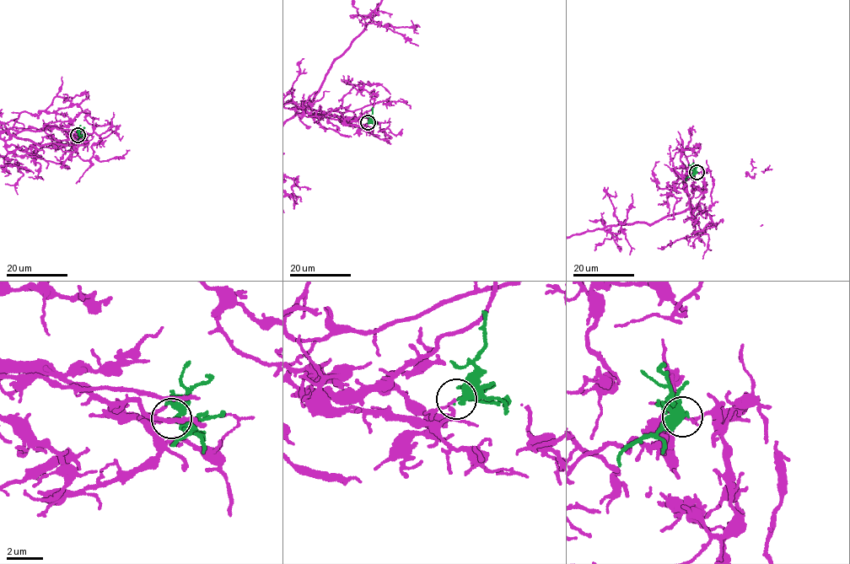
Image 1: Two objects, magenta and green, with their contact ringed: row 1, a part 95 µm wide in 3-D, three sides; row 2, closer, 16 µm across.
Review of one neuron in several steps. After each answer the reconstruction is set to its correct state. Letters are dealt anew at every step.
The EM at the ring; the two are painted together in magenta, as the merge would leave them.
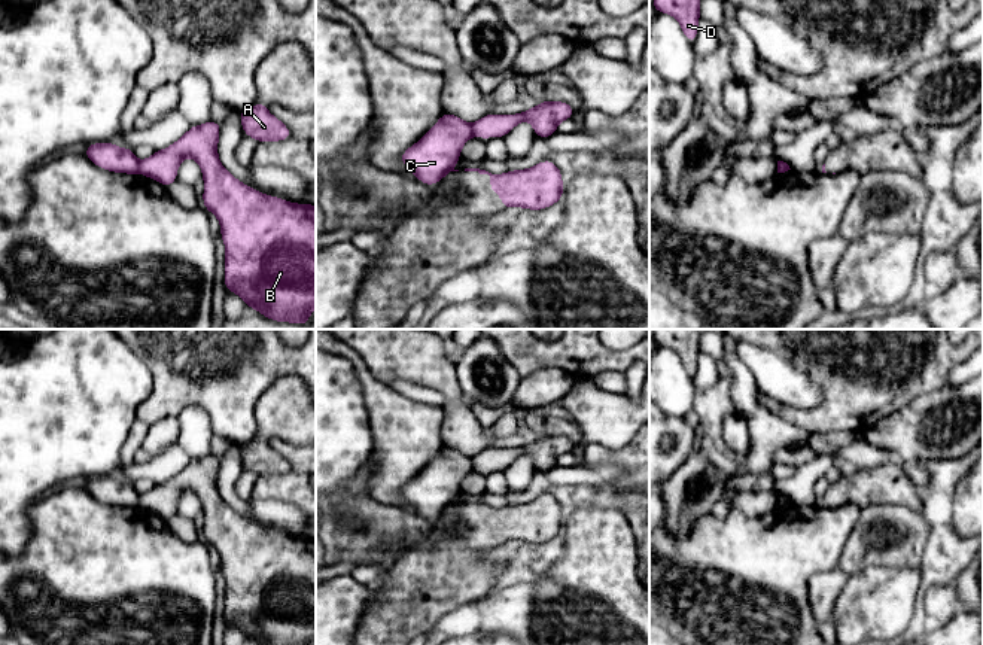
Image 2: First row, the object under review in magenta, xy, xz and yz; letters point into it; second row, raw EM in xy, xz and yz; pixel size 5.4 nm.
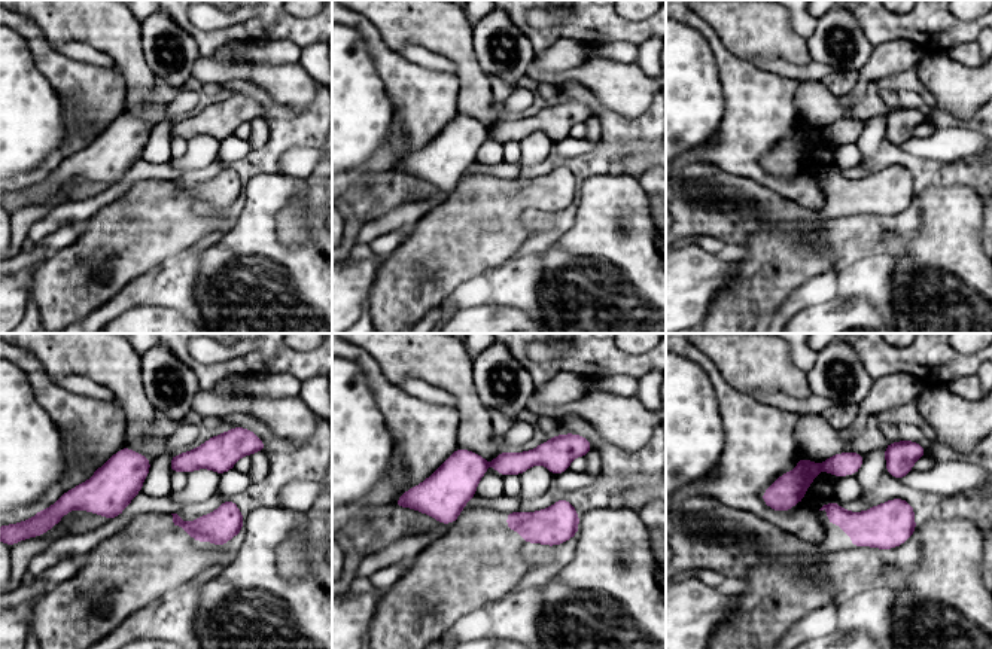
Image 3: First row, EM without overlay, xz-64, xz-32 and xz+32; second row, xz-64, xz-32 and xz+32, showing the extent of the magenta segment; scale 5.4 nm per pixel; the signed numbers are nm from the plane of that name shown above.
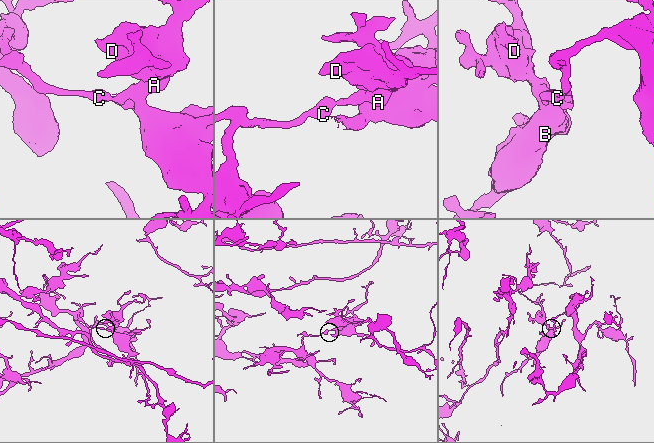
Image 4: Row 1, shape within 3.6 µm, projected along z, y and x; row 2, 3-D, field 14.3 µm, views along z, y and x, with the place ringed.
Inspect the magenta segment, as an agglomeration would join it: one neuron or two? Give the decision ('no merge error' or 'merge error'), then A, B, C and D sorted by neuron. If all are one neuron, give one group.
merge error; A B D / C

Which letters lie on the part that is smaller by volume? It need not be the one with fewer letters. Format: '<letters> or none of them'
A, B, D

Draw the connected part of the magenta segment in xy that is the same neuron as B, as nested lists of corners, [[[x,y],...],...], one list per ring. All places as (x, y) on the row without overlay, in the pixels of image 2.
[[[220,457],[191,460],[171,480],[155,484],[139,496],[137,506],[170,520],[185,492],[194,492],[203,503],[206,544],[220,557],[226,582],[225,621],[258,645],[313,645],[316,642],[316,539],[296,538],[262,527],[235,512],[219,495]]]

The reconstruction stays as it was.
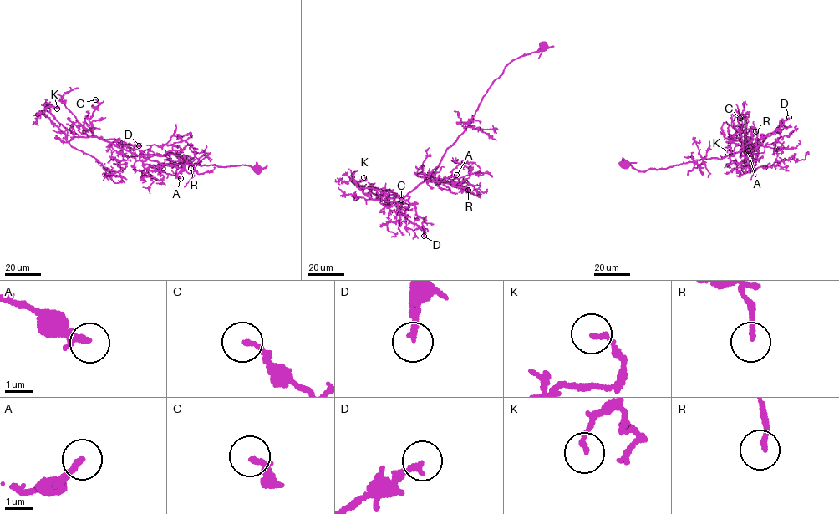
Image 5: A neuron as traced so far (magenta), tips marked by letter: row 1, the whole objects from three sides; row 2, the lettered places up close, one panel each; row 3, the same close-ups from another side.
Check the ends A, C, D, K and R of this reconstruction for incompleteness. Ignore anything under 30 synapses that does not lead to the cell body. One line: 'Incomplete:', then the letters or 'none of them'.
Incomplete: A

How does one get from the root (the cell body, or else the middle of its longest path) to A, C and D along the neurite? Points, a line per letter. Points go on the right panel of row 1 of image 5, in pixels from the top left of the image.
A: (623, 165), (628, 163), (643, 172), (695, 160), (719, 159), (742, 150), (746, 155), (752, 150), (748, 150)
C: (623, 165), (643, 172), (719, 159), (757, 145), (758, 149), (740, 142), (744, 119), (739, 118)
D: (623, 165), (628, 163), (643, 172), (695, 160), (719, 159), (744, 148), (758, 145), (756, 147), (789, 117)

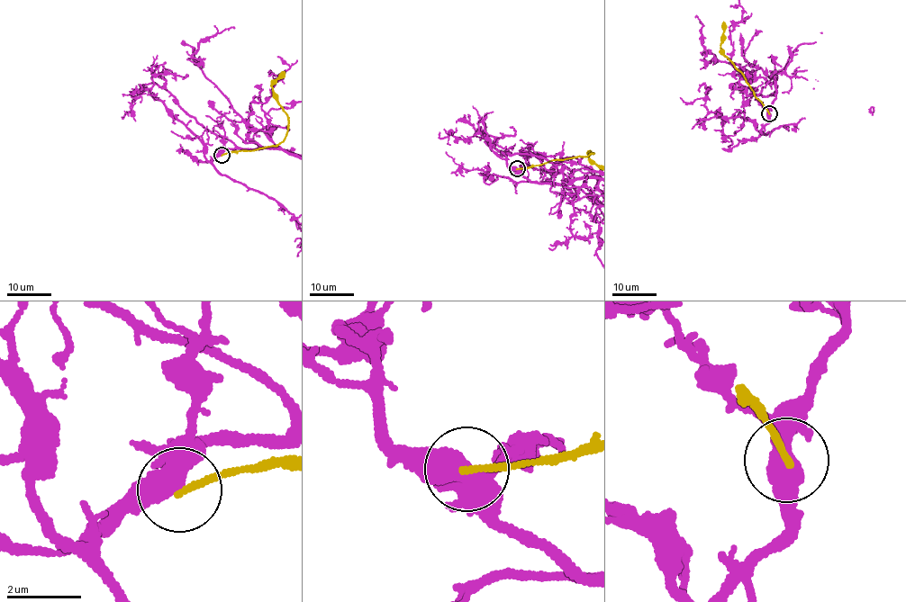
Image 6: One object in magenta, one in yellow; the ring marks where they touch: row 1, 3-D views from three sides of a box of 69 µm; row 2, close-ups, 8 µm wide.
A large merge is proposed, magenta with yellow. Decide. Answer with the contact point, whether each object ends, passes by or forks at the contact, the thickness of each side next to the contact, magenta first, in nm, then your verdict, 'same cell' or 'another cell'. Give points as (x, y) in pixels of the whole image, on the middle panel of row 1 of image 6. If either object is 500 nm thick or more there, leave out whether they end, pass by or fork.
place (517, 168); calibres 500 and 180 nm; another cell

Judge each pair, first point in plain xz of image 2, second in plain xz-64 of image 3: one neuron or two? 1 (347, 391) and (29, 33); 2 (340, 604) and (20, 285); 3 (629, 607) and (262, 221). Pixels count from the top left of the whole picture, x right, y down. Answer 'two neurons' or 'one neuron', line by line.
1: two neurons
2: one neuron
3: one neuron

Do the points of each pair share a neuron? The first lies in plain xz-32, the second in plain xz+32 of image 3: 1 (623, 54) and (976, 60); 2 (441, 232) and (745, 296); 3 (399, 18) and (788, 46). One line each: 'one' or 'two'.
1: one
2: one
3: one

